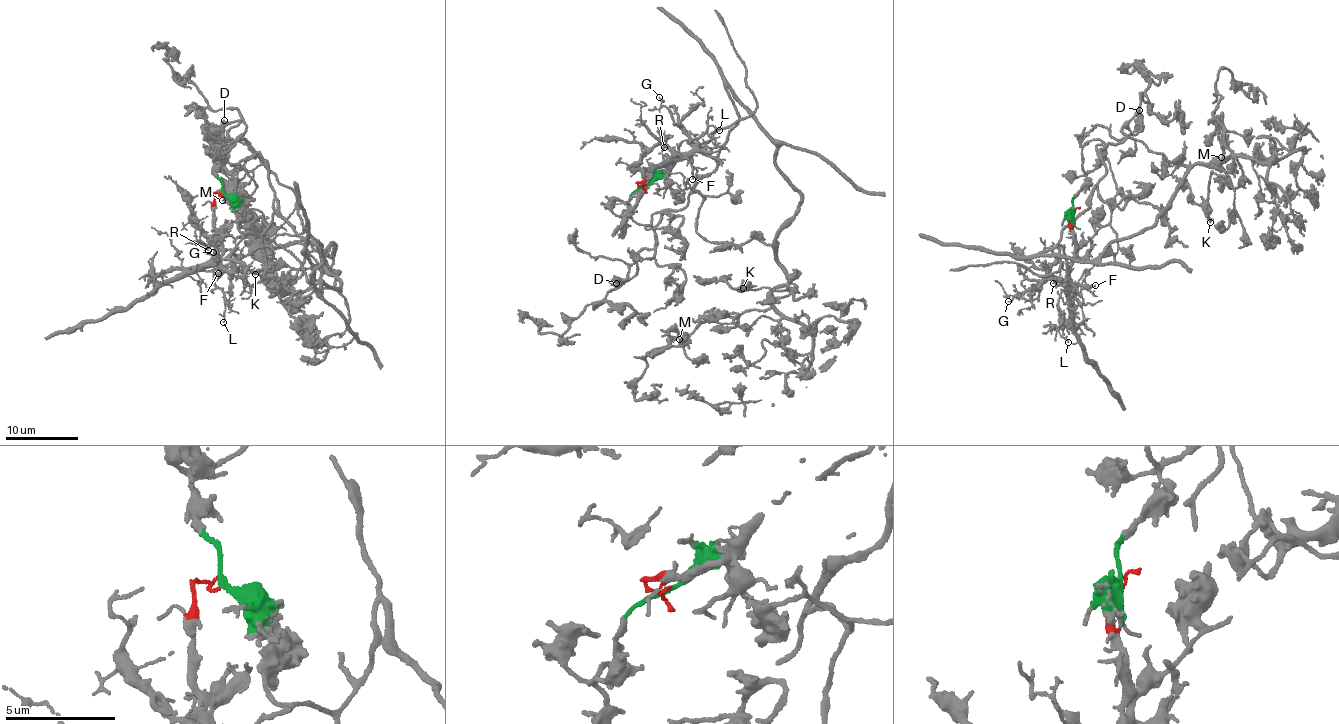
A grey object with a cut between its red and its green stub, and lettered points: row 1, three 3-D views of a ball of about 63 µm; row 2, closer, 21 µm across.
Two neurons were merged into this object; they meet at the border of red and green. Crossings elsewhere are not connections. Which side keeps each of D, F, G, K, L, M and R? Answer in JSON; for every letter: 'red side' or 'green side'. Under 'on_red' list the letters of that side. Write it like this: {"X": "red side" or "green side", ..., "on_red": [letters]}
{"D": "green side", "F": "red side", "G": "red side", "K": "green side", "L": "red side", "M": "green side", "R": "red side", "on_red": ["F", "G", "L", "R"]}

